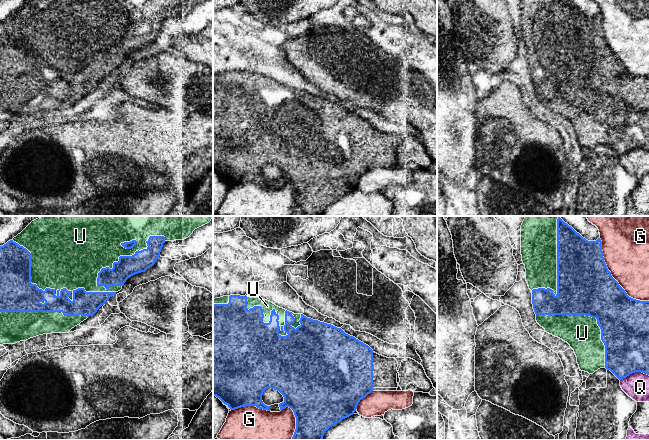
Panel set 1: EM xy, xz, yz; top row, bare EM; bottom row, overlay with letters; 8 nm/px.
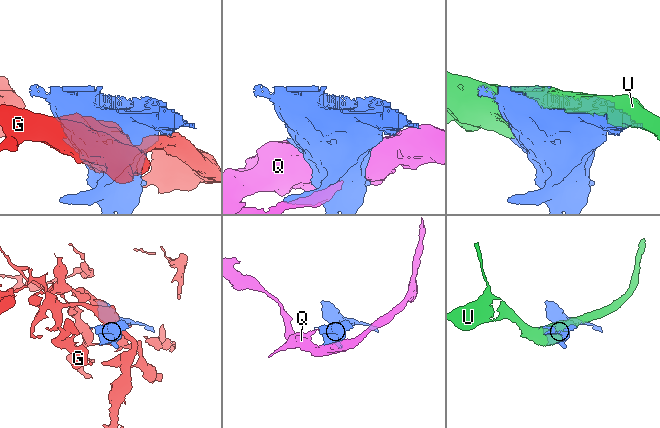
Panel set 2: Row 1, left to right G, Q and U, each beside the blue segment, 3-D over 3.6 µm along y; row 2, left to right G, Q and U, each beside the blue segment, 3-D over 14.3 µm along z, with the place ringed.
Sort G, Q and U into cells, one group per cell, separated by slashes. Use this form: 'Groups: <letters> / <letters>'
Groups: G / Q / U

